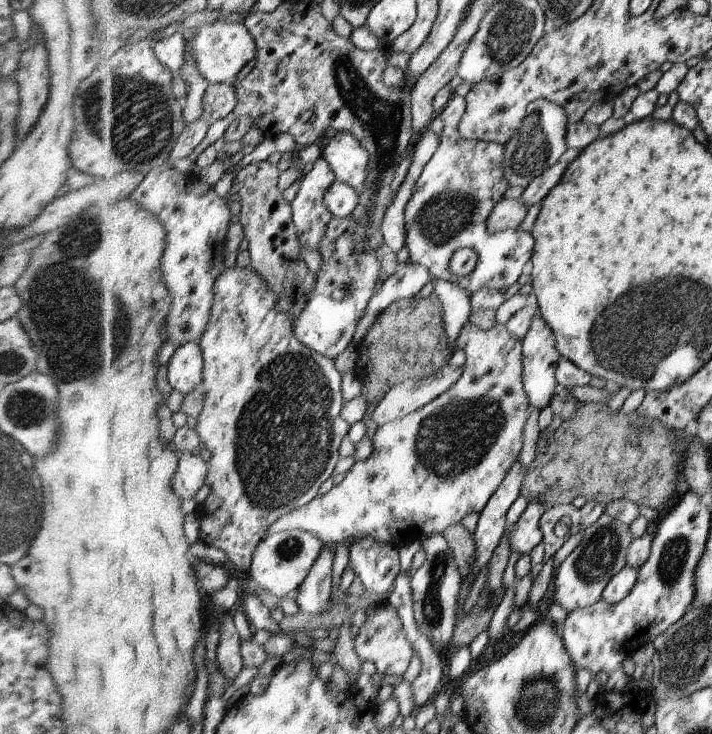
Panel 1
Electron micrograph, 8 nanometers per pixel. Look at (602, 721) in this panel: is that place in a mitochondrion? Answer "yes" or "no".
no

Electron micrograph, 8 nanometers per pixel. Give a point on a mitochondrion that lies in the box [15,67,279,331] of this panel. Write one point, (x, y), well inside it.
(132, 115)

